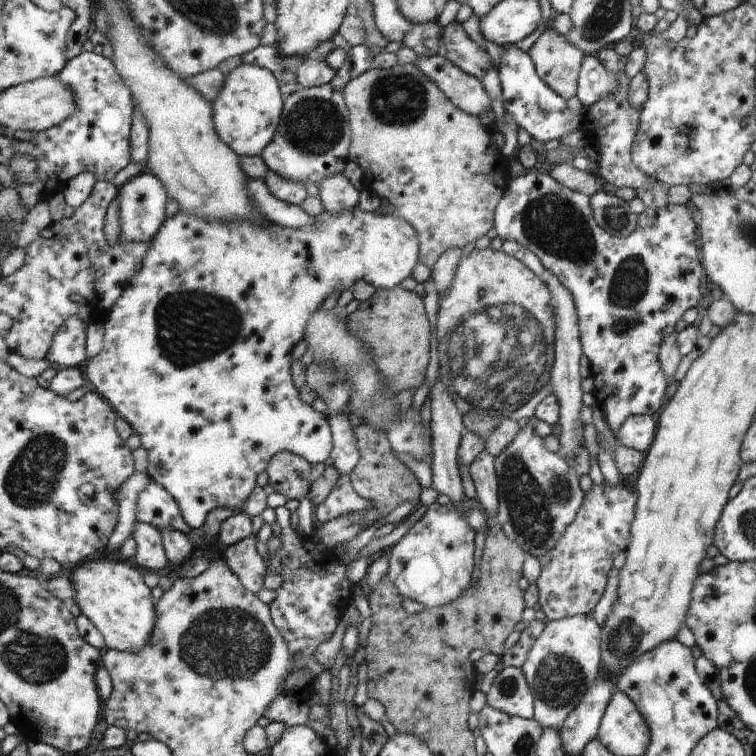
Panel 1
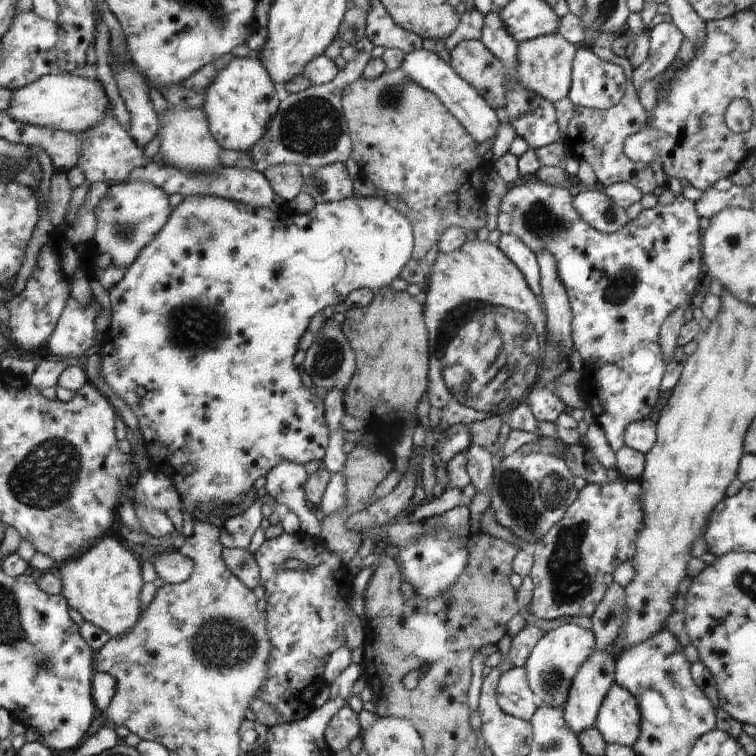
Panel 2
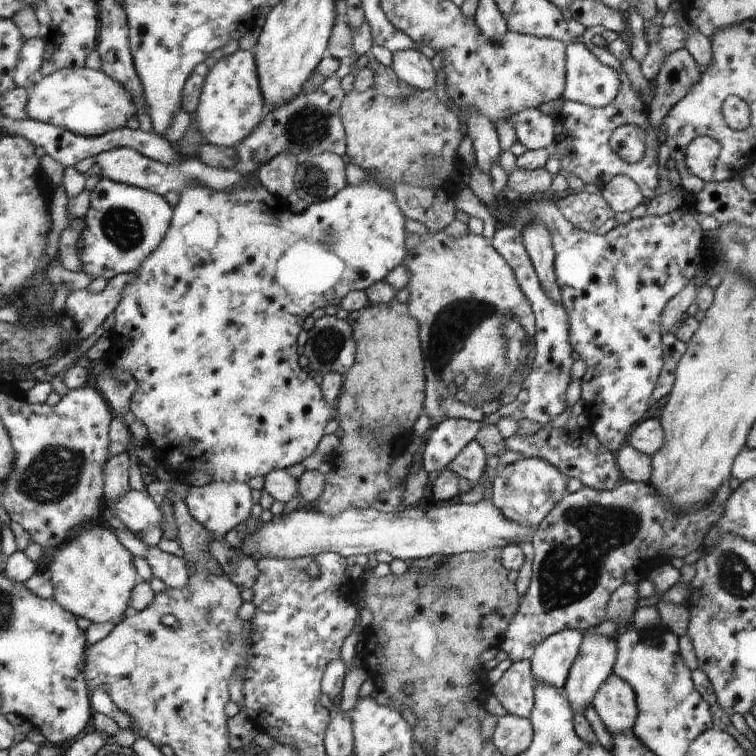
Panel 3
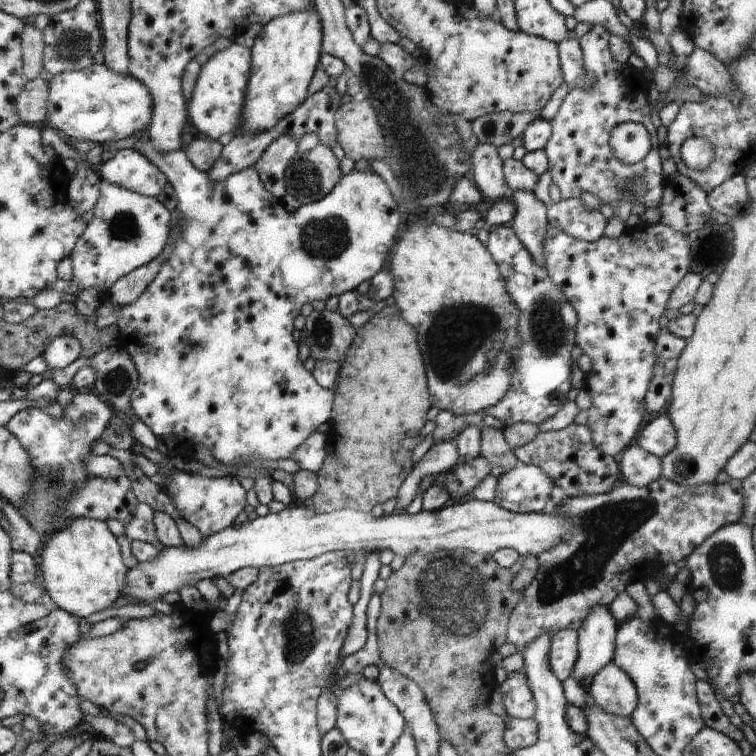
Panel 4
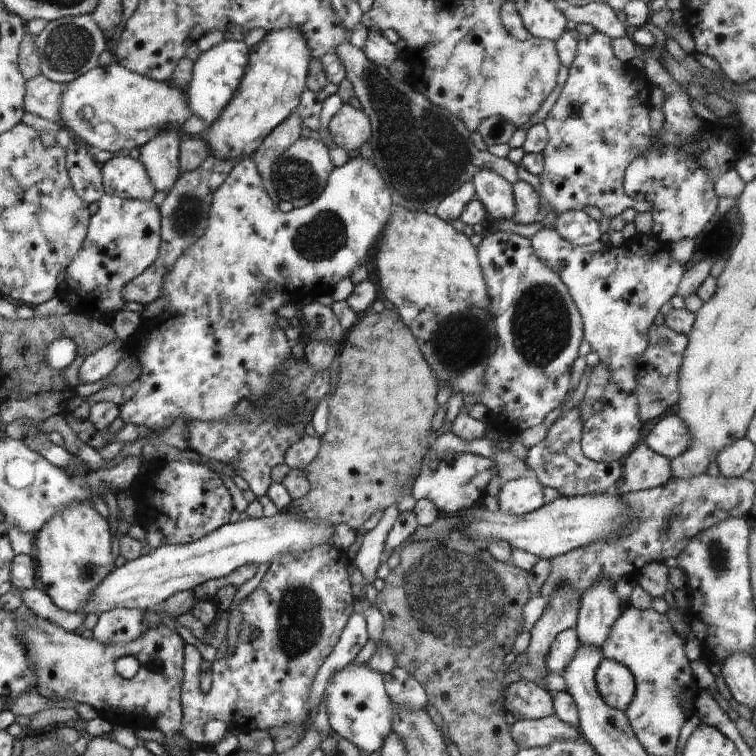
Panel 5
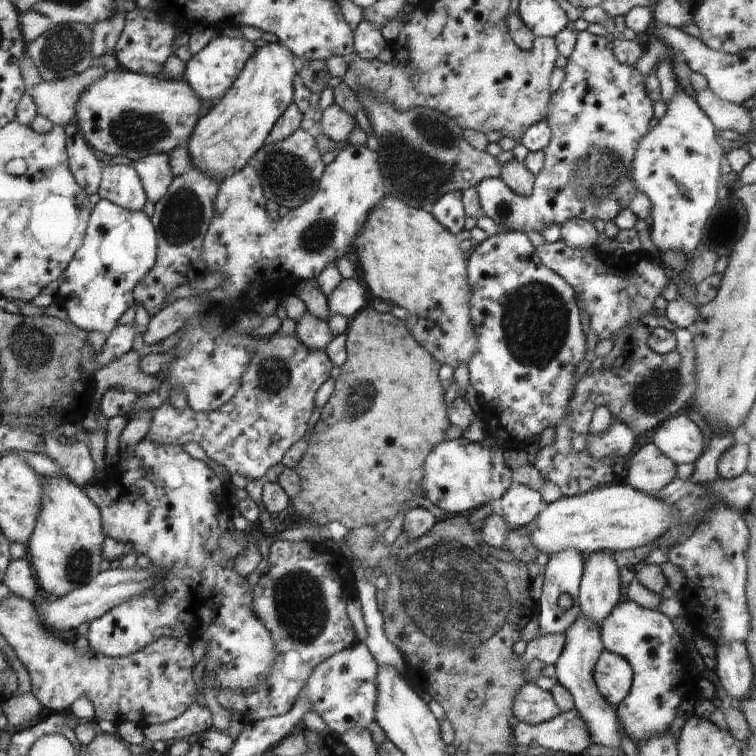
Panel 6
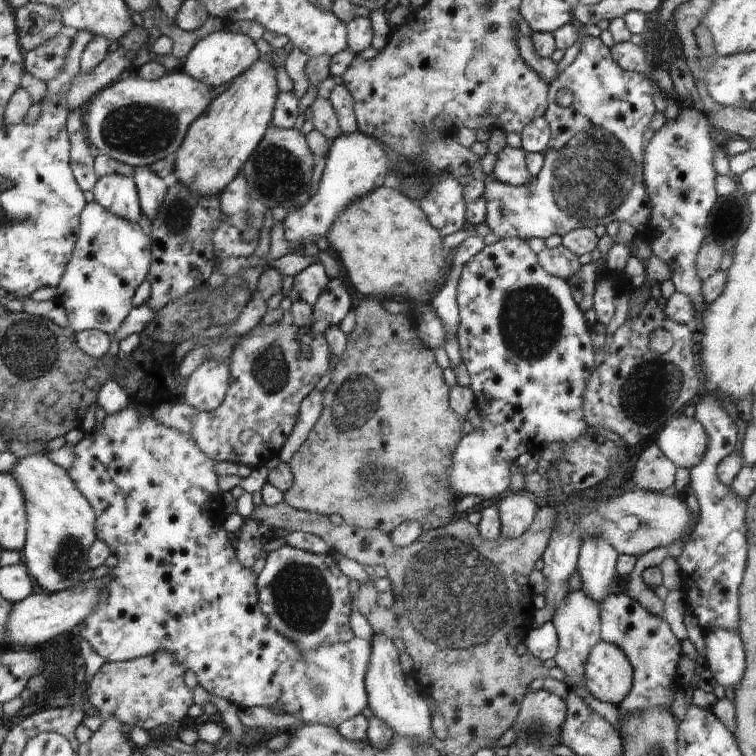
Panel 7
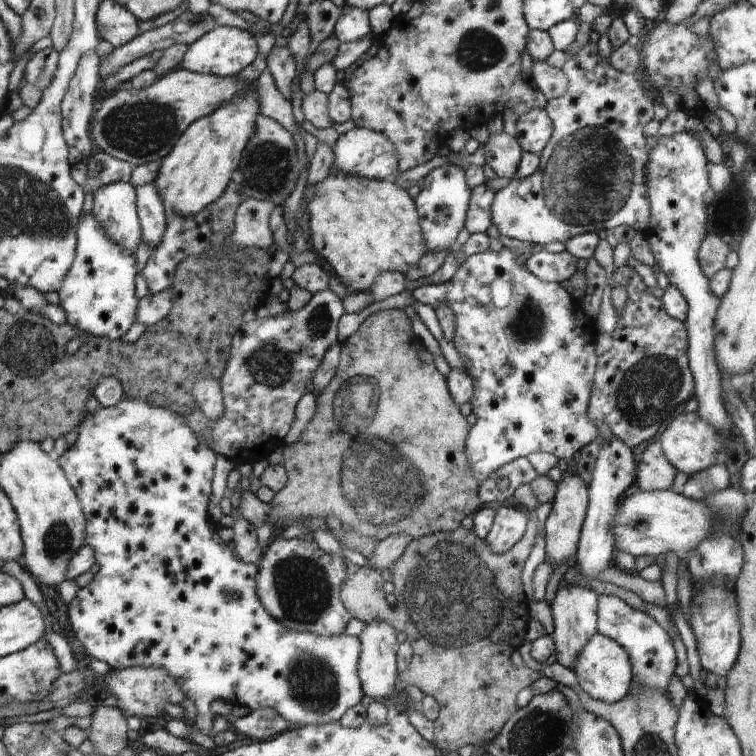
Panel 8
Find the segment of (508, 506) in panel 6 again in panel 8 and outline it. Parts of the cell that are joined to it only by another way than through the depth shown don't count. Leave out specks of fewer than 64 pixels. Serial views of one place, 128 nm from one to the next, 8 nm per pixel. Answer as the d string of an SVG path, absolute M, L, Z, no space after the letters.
M495 506L495 517L490 532L483 538L496 553L505 553L522 540L527 532L529 518L515 508Z

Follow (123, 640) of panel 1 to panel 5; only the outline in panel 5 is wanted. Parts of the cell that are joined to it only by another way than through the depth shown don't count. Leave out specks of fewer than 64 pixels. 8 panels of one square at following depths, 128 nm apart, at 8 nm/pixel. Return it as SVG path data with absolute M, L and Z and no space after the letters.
M86 501L68 505L39 532L37 549L41 579L58 608L80 613L90 604L96 588L114 572L110 542L108 522Z

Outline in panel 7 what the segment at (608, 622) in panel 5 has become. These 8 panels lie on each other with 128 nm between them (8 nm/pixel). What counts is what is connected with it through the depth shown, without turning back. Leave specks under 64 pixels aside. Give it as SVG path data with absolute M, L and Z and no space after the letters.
M588 534L581 539L577 564L581 590L591 594L599 604L612 594L611 585L618 575L618 557L616 550L598 534Z

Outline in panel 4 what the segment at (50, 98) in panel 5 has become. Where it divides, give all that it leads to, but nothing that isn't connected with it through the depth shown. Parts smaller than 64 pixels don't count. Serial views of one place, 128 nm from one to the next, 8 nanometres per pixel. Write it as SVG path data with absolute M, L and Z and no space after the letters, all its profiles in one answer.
M40 76L27 82L26 89L18 101L20 116L24 123L41 127L47 124L50 116L50 95L51 84L44 77Z

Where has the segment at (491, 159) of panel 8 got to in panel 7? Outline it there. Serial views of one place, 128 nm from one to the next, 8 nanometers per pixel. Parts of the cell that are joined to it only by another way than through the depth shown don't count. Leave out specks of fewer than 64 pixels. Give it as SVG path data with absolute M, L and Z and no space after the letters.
M507 145L506 150L500 150L496 154L496 167L494 176L500 183L514 187L522 187L532 180L530 172L526 167L525 152L522 149L512 148Z

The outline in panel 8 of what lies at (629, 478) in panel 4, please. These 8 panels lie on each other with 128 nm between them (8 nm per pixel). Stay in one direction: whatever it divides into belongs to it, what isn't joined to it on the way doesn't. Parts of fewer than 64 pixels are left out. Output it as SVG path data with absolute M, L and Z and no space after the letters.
M657 440L649 443L640 458L636 483L642 491L668 490L675 484L677 470L672 466Z

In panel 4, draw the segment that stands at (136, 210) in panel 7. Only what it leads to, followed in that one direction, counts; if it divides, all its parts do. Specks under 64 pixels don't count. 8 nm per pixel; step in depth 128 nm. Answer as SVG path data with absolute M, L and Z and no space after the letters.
M121 149L118 150L117 154L110 160L97 167L98 174L102 180L116 185L124 187L125 189L134 191L147 197L156 197L167 183L167 177L163 171L146 156L141 155L138 151L133 149Z

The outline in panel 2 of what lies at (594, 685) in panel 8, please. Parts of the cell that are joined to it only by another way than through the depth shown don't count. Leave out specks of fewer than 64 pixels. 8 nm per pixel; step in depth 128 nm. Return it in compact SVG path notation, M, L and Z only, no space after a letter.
M614 683L600 706L595 728L608 743L632 748L640 736L640 709L636 698Z

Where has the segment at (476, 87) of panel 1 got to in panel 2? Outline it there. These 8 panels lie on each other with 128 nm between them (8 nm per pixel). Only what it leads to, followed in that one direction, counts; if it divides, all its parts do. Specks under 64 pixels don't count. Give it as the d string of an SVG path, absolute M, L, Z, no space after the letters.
M423 48L405 55L405 62L402 62L401 66L402 70L415 79L424 90L430 90L433 94L438 95L443 106L463 124L463 127L470 132L476 142L486 142L486 140L492 140L496 136L499 126L496 112L474 86L470 86L464 78L460 78L454 72L454 68L450 64L444 62L438 54L428 52Z

